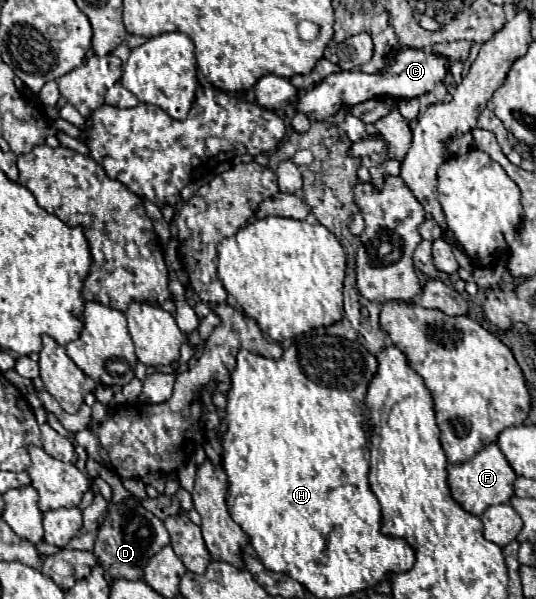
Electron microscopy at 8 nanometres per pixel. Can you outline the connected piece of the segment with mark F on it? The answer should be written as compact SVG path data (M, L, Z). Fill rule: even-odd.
M496 443L484 447L470 461L448 467L448 485L450 485L452 497L460 503L462 509L466 509L468 513L474 513L474 515L482 515L492 505L510 503L510 499L514 495L514 487L512 487L514 481L516 481L516 473Z

